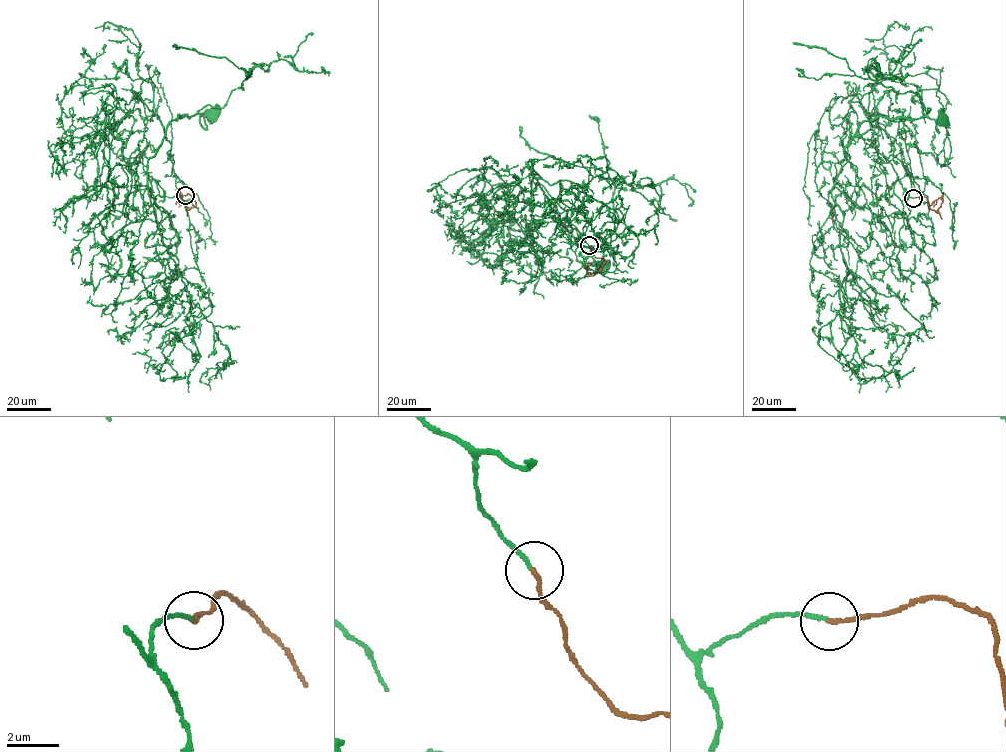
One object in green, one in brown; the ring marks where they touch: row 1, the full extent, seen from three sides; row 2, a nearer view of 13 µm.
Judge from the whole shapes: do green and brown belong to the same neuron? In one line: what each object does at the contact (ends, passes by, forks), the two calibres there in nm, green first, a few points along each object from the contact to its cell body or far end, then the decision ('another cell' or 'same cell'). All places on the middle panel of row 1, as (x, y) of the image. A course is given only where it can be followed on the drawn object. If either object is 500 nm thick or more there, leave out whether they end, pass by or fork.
green ends; brown ends; calibres 140 and 160 nm; course green (588, 245), (576, 228), (571, 232), (557, 220), (543, 193), (562, 224), (599, 262), (591, 263), (602, 265); course brown (589, 245), (594, 256), (605, 261), (593, 275), (587, 270), (588, 263); same cell

